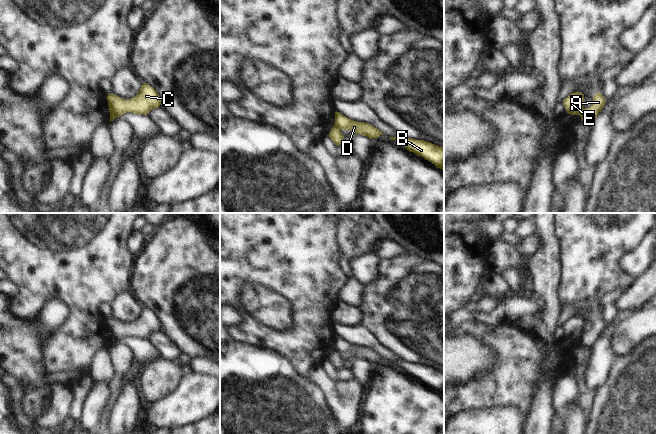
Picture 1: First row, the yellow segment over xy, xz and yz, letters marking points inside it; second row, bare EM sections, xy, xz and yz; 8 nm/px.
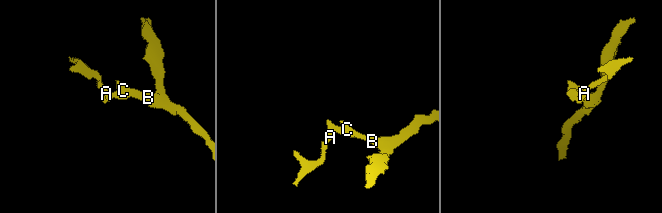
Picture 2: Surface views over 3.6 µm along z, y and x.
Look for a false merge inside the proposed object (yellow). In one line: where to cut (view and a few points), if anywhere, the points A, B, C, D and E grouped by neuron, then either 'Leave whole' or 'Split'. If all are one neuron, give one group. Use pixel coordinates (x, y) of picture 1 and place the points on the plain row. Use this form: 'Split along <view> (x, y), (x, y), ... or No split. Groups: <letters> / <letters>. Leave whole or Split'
Split along yz (584, 332), (580, 340). Groups: A / B C D E. Split.

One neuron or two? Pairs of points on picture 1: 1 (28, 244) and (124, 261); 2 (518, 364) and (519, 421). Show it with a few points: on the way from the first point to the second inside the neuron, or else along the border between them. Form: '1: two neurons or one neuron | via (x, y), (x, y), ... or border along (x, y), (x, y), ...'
1: one neuron | via (52, 245), (71, 247), (85, 261), (100, 261)
2: two neurons | border along (496, 407), (512, 406), (521, 414), (526, 415)

